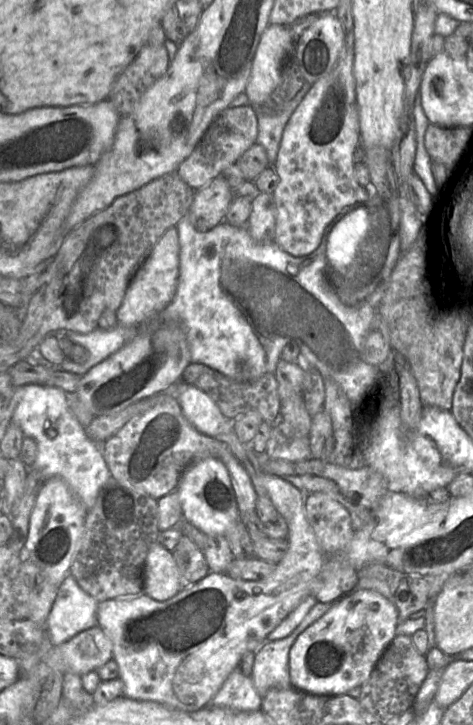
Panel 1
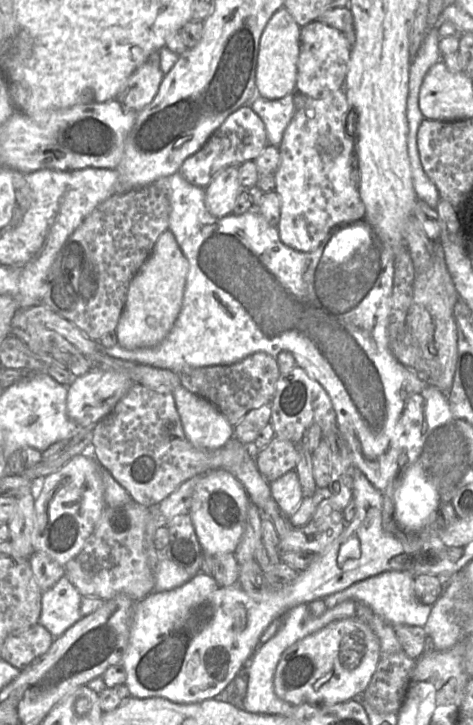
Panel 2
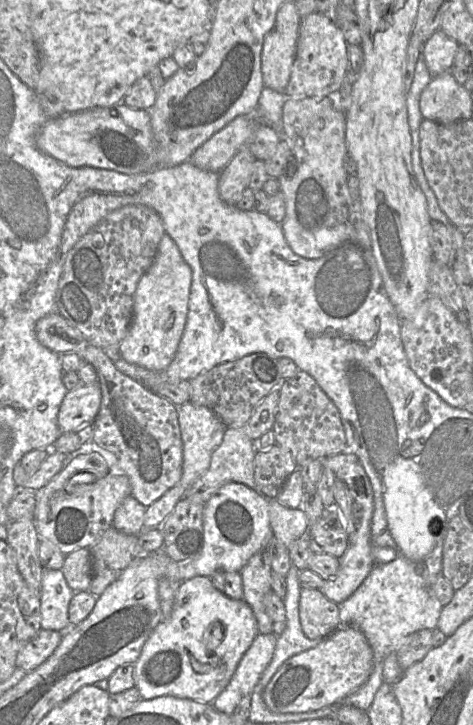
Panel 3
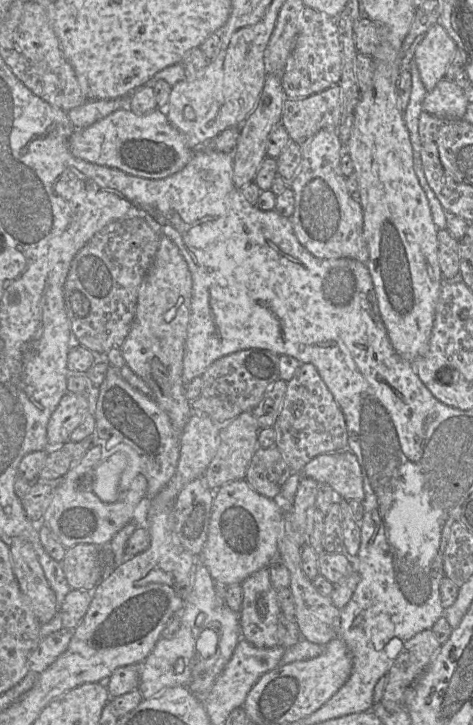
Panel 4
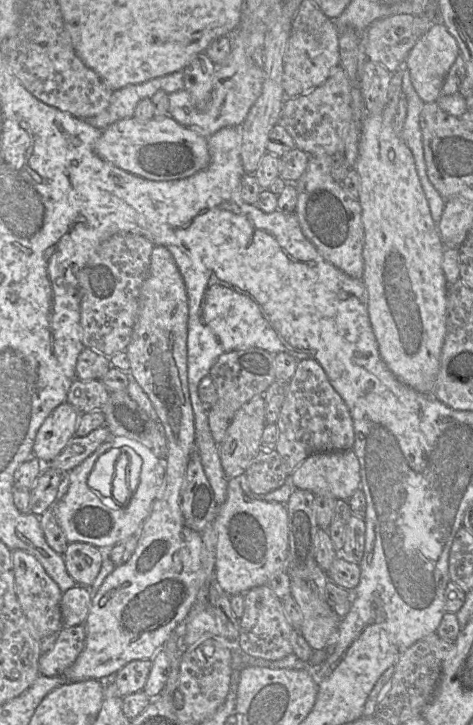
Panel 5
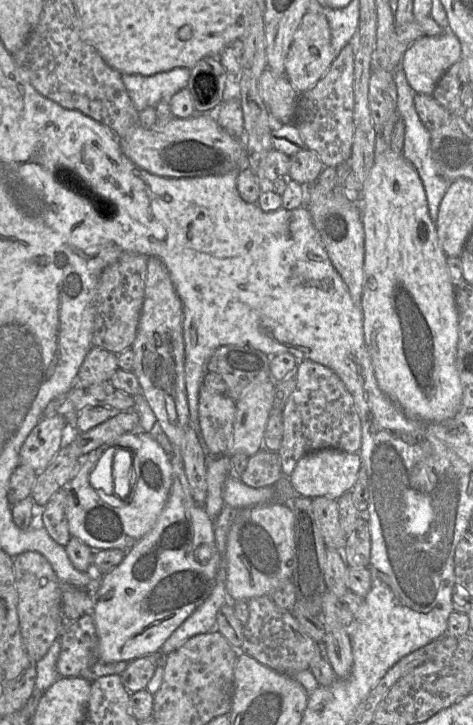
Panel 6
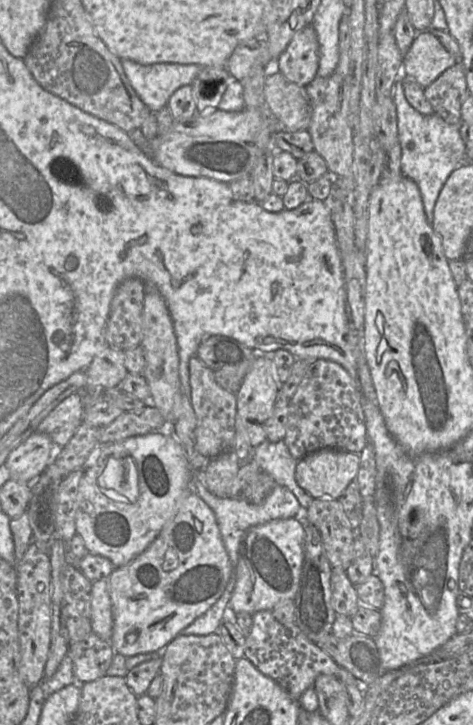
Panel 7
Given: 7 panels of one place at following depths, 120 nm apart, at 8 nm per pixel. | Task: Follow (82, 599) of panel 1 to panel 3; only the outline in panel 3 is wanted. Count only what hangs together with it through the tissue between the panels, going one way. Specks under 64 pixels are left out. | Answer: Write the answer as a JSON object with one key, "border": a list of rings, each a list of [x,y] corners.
{"border":[[[43,568],[40,590],[41,629],[65,632],[71,627],[68,608],[74,594],[62,570]]]}

